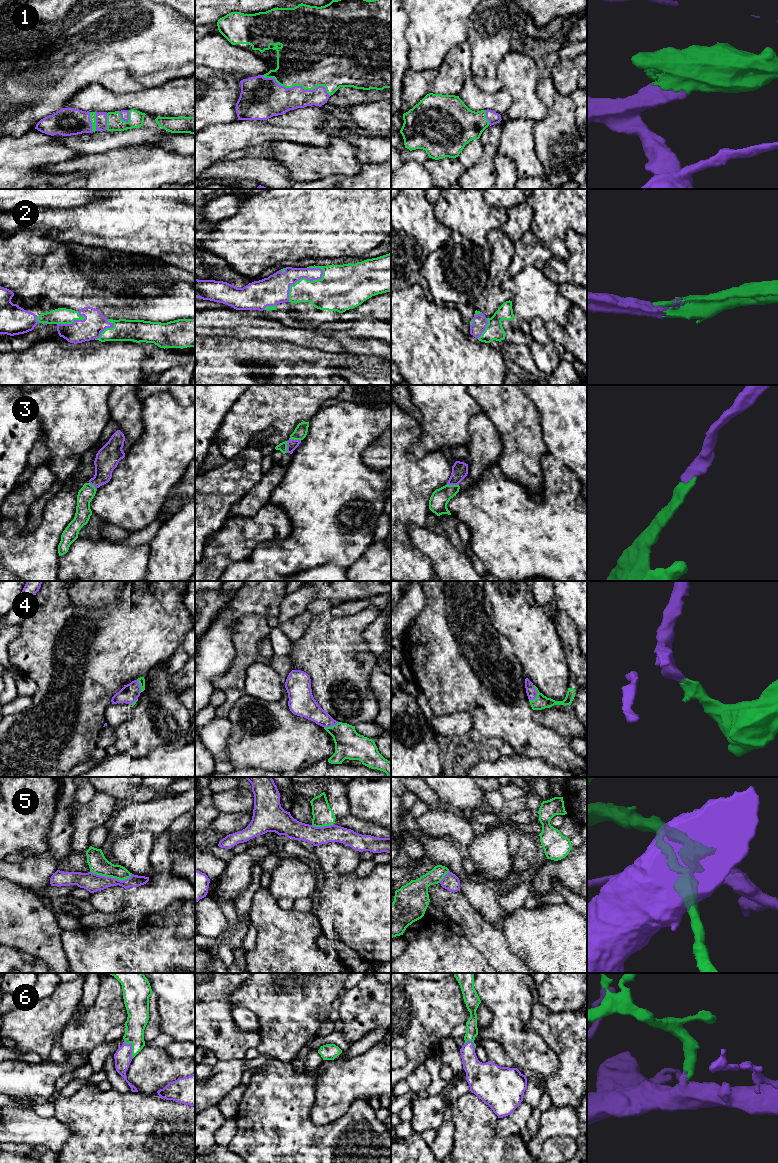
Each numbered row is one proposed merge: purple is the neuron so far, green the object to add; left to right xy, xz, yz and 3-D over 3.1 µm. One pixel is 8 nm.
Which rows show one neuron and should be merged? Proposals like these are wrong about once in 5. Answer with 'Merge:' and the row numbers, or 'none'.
Merge: 1, 2, 3, 4, 6

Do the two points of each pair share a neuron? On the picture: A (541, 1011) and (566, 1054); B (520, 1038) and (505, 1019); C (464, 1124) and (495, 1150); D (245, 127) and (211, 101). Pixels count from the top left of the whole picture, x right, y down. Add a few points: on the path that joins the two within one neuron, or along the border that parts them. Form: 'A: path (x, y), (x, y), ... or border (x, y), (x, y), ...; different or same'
A: path (547, 1022), (566, 1043); same
B: path (515, 1034), (509, 1028), (509, 1024); same
C: path (472, 1132), (487, 1147); same
D: border (237, 119), (228, 123), (215, 123), (213, 125); different

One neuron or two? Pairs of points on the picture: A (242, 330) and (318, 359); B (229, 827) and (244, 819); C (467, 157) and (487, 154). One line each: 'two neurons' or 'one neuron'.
A: two neurons
B: one neuron
C: two neurons

